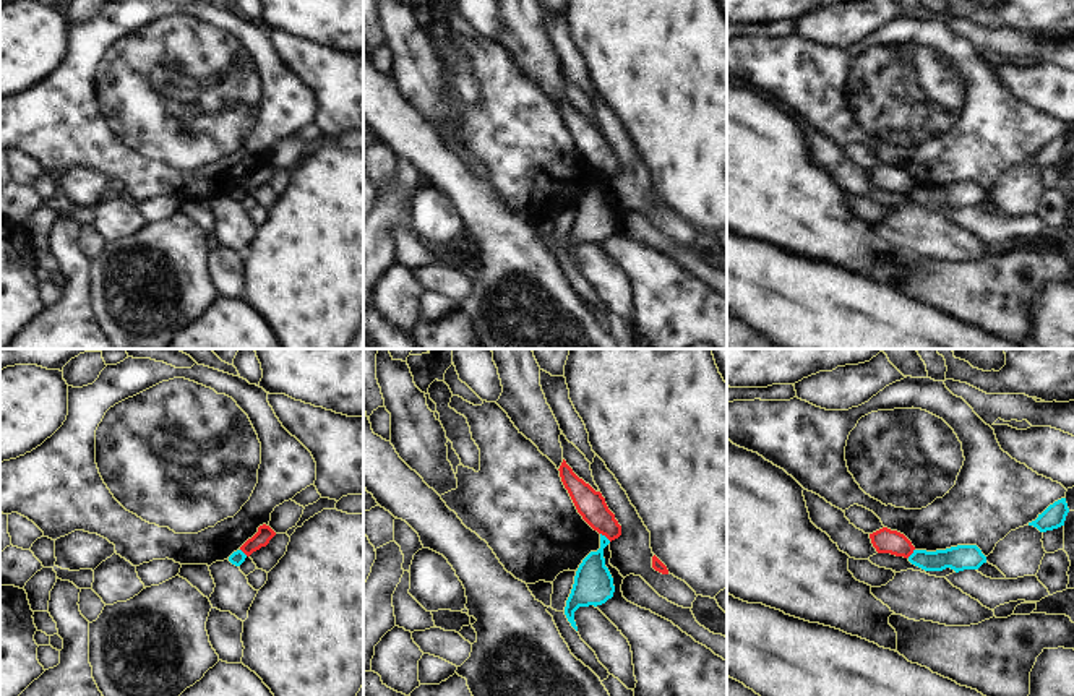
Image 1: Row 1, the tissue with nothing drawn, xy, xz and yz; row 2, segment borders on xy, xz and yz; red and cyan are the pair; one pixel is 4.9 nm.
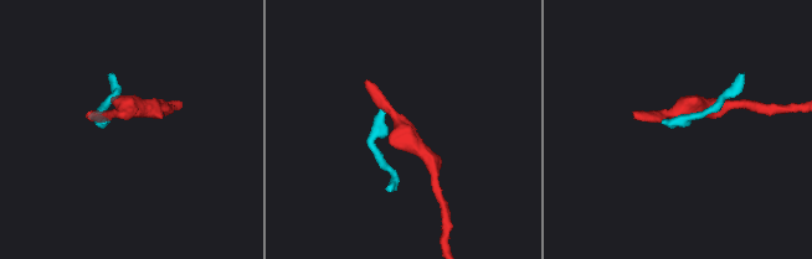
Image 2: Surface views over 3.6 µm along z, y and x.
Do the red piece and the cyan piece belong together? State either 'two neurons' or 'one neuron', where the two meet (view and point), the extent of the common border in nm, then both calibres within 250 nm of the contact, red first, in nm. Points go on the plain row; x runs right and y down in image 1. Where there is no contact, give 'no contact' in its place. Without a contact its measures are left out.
two neurons; meets red in xz at (605, 172); contact 70 nm long; 150 nm thick on the red side, 190 nm on the other

